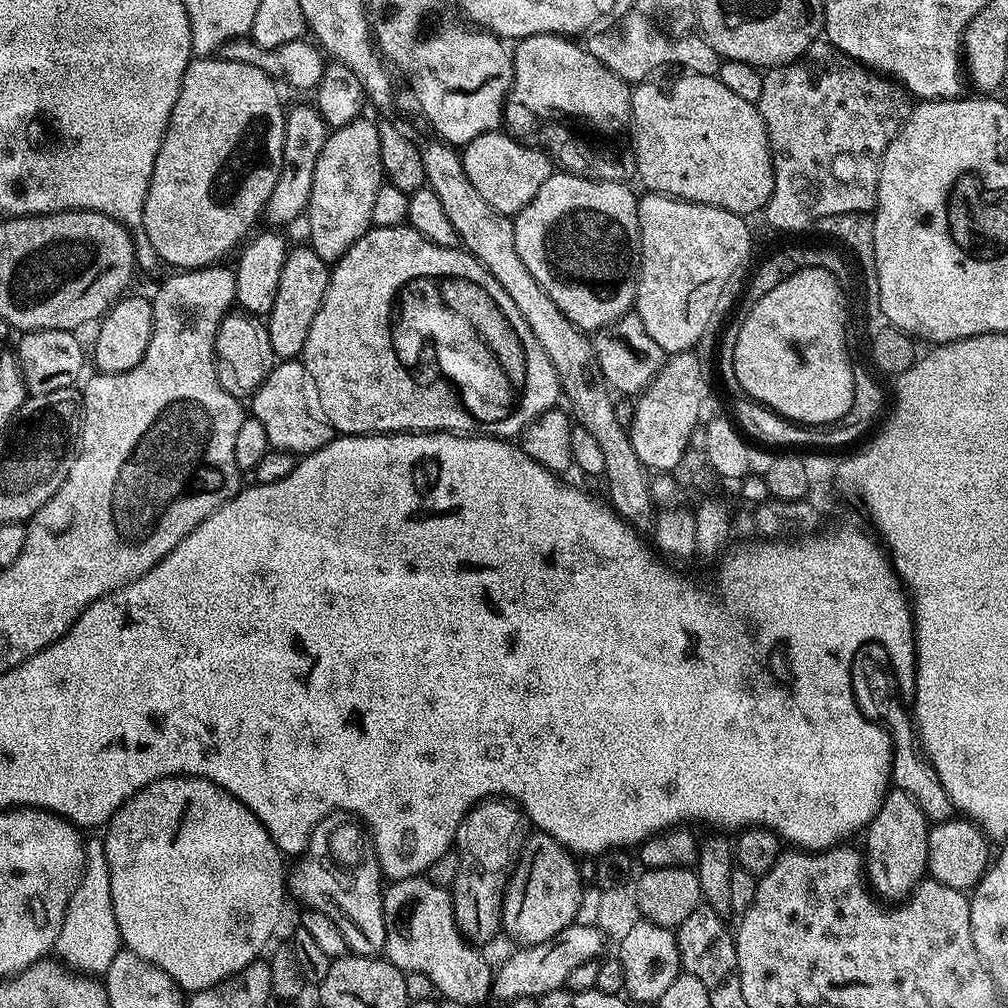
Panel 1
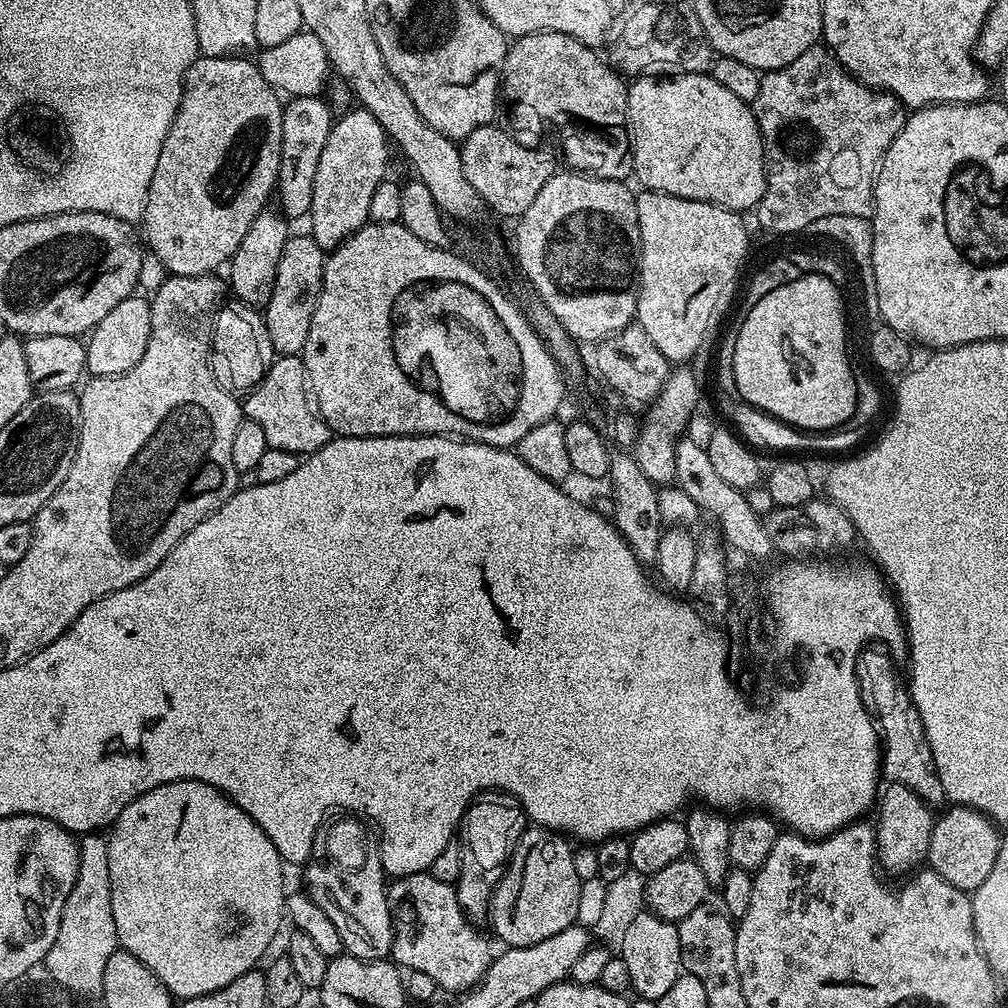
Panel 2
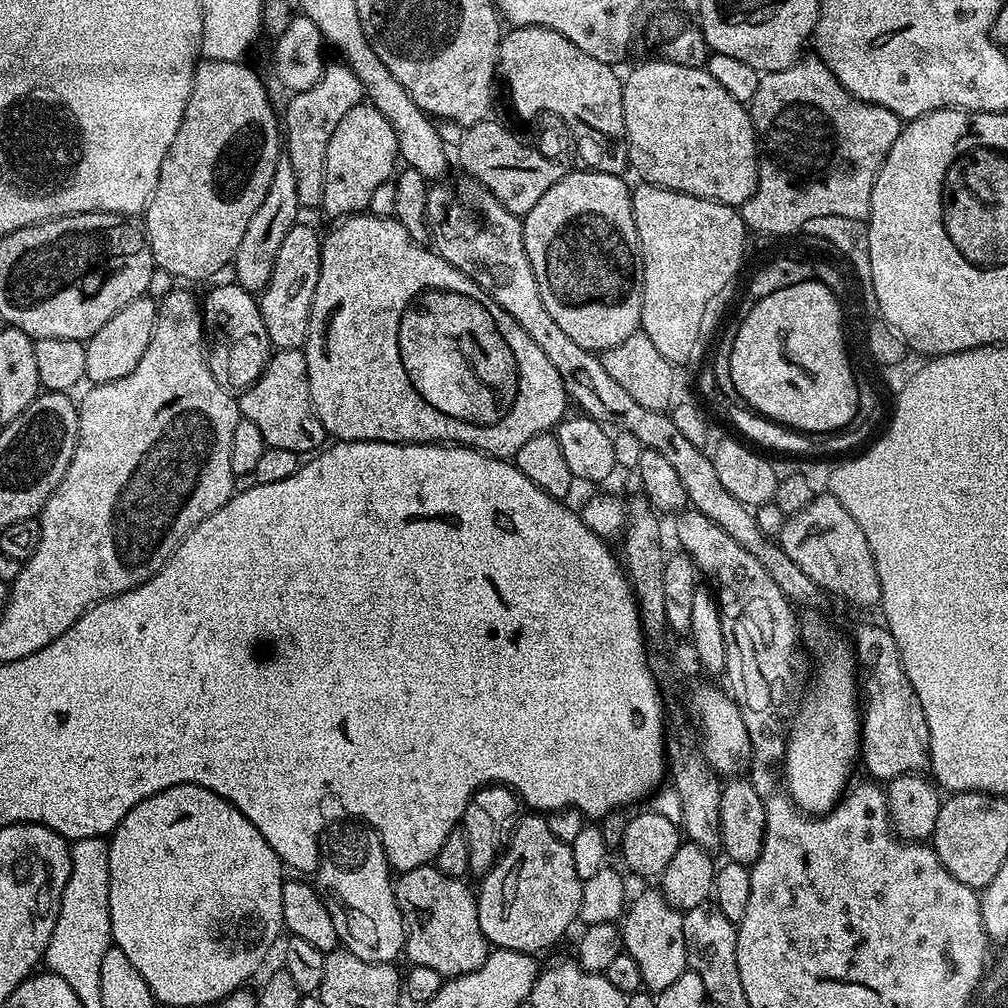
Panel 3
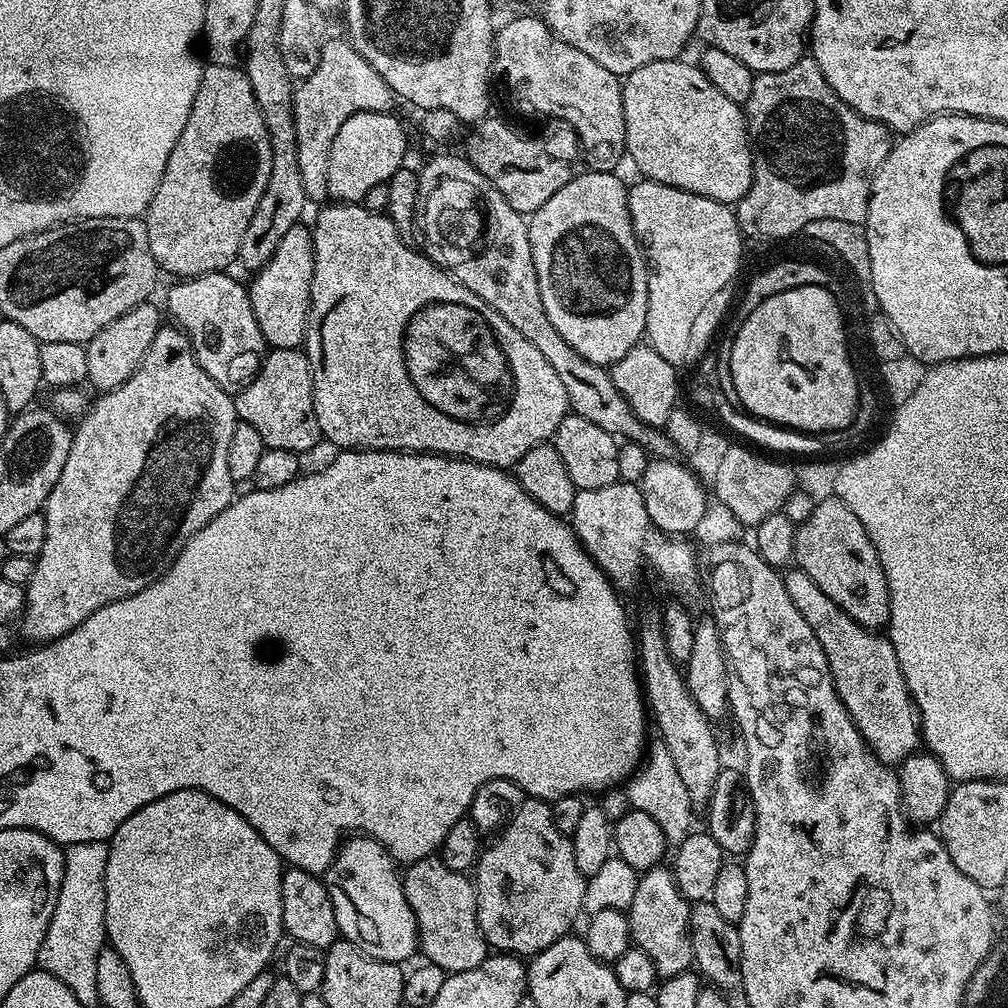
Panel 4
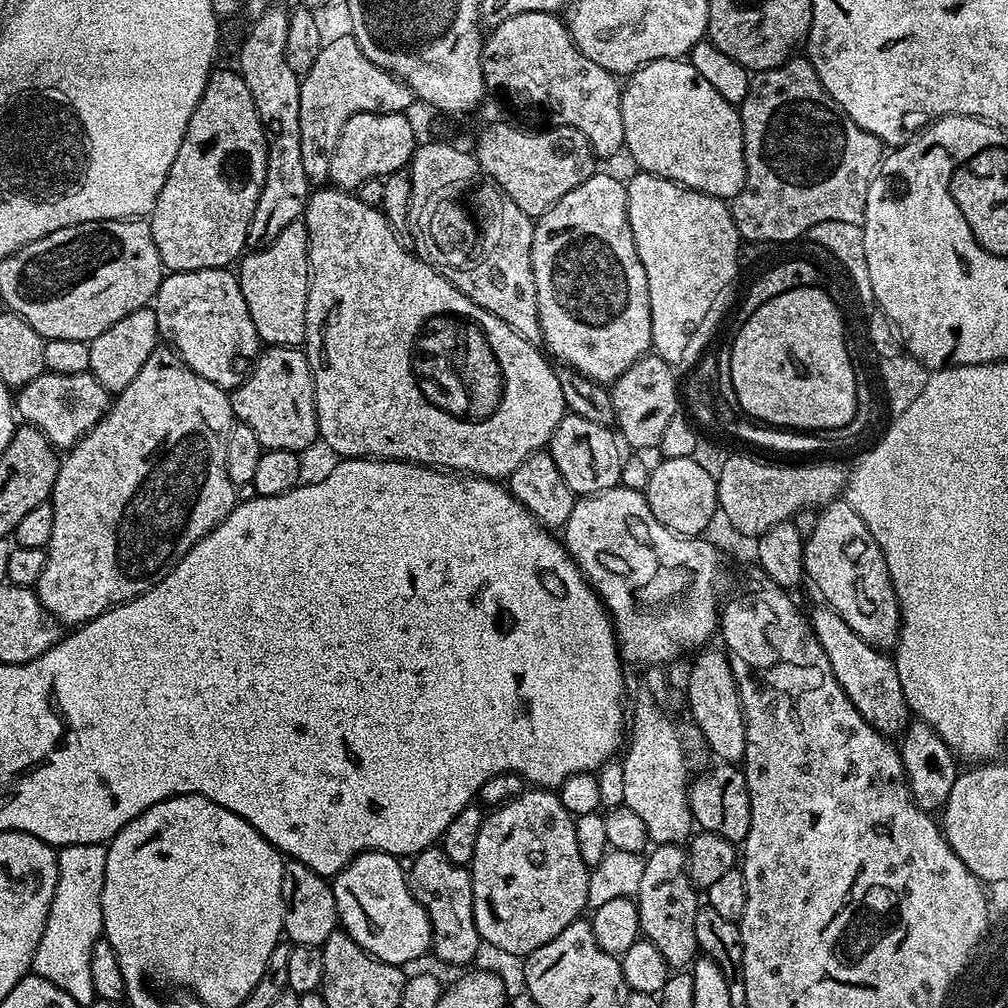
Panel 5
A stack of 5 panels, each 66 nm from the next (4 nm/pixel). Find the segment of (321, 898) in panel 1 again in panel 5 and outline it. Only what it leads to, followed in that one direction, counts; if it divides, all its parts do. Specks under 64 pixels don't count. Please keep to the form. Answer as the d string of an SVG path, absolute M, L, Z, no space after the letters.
M362 852L339 874L331 877L330 883L336 903L336 914L343 931L347 932L350 938L354 938L354 942L358 942L358 946L365 948L371 956L387 964L408 966L411 960L429 955L432 946L430 918L408 889L405 865L397 857L385 852Z

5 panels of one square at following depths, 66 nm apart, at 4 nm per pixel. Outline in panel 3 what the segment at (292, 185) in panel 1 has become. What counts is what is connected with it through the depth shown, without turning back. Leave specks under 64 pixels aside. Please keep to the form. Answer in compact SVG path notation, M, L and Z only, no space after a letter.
M343 62L325 63L322 78L314 86L301 92L292 92L288 105L282 108L282 140L286 145L286 158L294 170L294 182L298 184L298 198L305 209L320 208L322 182L326 182L326 146L330 146L330 134L338 122L355 104L365 99L364 87L348 65Z

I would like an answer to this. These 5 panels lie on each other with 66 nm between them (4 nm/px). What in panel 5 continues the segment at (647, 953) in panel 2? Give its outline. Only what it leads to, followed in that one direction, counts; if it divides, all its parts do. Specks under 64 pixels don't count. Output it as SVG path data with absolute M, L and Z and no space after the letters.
M656 844L647 853L642 870L642 882L639 883L634 897L643 939L658 946L662 958L666 958L668 967L672 970L687 969L698 955L694 918L702 904L701 901L696 901L698 892L688 877L687 867L688 858L681 845Z

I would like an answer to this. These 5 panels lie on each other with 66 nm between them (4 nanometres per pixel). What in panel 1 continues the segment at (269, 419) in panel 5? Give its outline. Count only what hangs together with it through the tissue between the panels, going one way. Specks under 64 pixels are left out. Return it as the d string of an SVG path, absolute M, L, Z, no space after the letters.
M299 359L277 363L266 382L262 382L259 390L252 393L250 403L251 415L258 422L262 422L266 438L273 449L307 454L317 452L334 438L332 423L326 418L326 410L322 410L322 402L318 398L318 386L314 386L310 370L306 370L306 366Z

